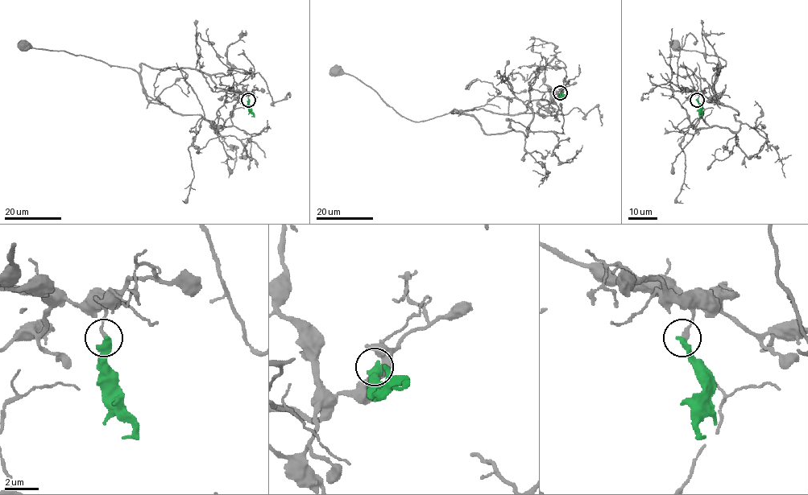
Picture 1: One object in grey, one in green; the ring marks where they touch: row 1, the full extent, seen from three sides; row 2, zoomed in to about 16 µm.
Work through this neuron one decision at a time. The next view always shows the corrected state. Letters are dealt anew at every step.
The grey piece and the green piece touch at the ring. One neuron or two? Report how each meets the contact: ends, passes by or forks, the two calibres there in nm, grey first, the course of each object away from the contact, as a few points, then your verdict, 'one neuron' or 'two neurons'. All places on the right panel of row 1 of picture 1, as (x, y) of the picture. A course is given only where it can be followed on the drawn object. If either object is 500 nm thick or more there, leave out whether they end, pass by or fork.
grey ends | green ends | 240/420 nm | grey via (697, 100), (715, 81), (719, 72), (718, 68), (713, 68), (718, 63), (716, 72), (726, 61), (677, 46) | green via (697, 100), (701, 116) | two neurons

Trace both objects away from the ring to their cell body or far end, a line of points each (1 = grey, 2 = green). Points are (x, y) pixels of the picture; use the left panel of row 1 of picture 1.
1: (248, 100), (188, 68), (159, 70), (142, 63), (138, 72), (23, 46)
2: (248, 100), (251, 116)

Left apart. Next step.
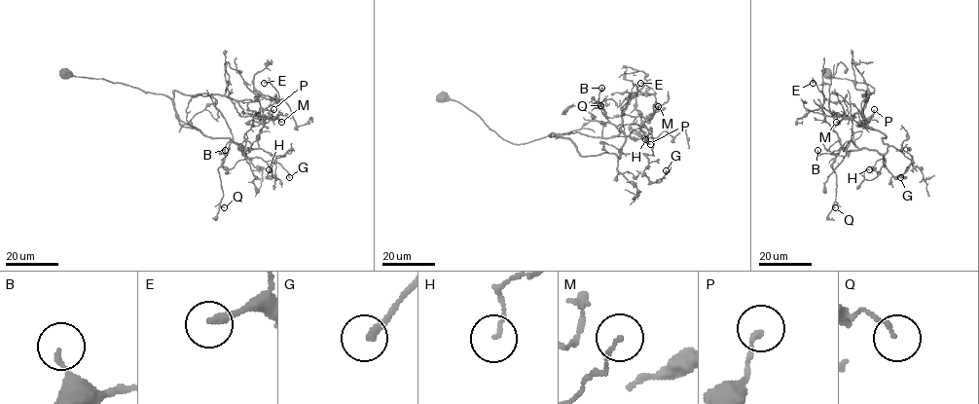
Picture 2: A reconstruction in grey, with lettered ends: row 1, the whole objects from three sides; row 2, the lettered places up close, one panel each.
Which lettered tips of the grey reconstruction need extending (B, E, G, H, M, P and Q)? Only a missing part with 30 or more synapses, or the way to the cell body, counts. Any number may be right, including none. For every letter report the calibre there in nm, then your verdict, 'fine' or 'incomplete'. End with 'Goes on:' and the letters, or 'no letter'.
B: 130 nm thick; fine
E: 240 nm thick; fine
G: 220 nm thick; fine
H: 100 nm thick; fine
M: 120 nm thick; fine
P: 180 nm thick; fine
Q: 110 nm thick; fine
Goes on: no letter

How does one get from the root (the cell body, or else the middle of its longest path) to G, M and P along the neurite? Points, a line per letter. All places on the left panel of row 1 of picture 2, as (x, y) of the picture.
G: (65, 74), (166, 95), (181, 121), (239, 143), (267, 164), (269, 177), (278, 163), (289, 177)
M: (65, 74), (103, 79), (171, 98), (174, 91), (195, 96), (225, 94), (235, 99), (242, 112), (281, 122)
P: (65, 74), (171, 98), (174, 91), (225, 94), (242, 112), (265, 117), (263, 124), (273, 109)

